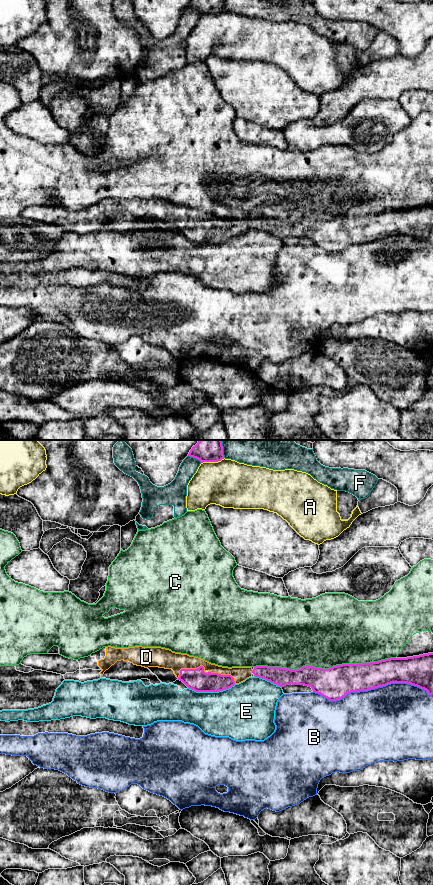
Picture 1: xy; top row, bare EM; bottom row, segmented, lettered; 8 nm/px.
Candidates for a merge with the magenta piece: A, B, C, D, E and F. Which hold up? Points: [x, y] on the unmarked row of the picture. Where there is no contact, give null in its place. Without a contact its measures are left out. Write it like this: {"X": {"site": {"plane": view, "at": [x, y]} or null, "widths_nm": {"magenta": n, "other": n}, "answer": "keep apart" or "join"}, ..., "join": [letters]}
{"A": {"site": {"plane": "xy", "at": [212, 13]}, "widths_nm": {"magenta": 110, "other": 380}, "answer": "keep apart"}, "B": {"site": {"plane": "xy", "at": [373, 240]}, "widths_nm": {"magenta": 240, "other": 500}, "answer": "keep apart"}, "C": {"site": {"plane": "xy", "at": [324, 221]}, "widths_nm": {"magenta": 260, "other": 480}, "answer": "keep apart"}, "D": {"site": {"plane": "xy", "at": [203, 223]}, "widths_nm": {"magenta": 180, "other": 140}, "answer": "join"}, "E": {"site": {"plane": "xy", "at": [211, 243]}, "widths_nm": {"magenta": 180, "other": 400}, "answer": "keep apart"}, "F": {"site": {"plane": "xy", "at": [195, 9]}, "widths_nm": {"magenta": 110, "other": 140}, "answer": "keep apart"}, "join": ["D"]}

